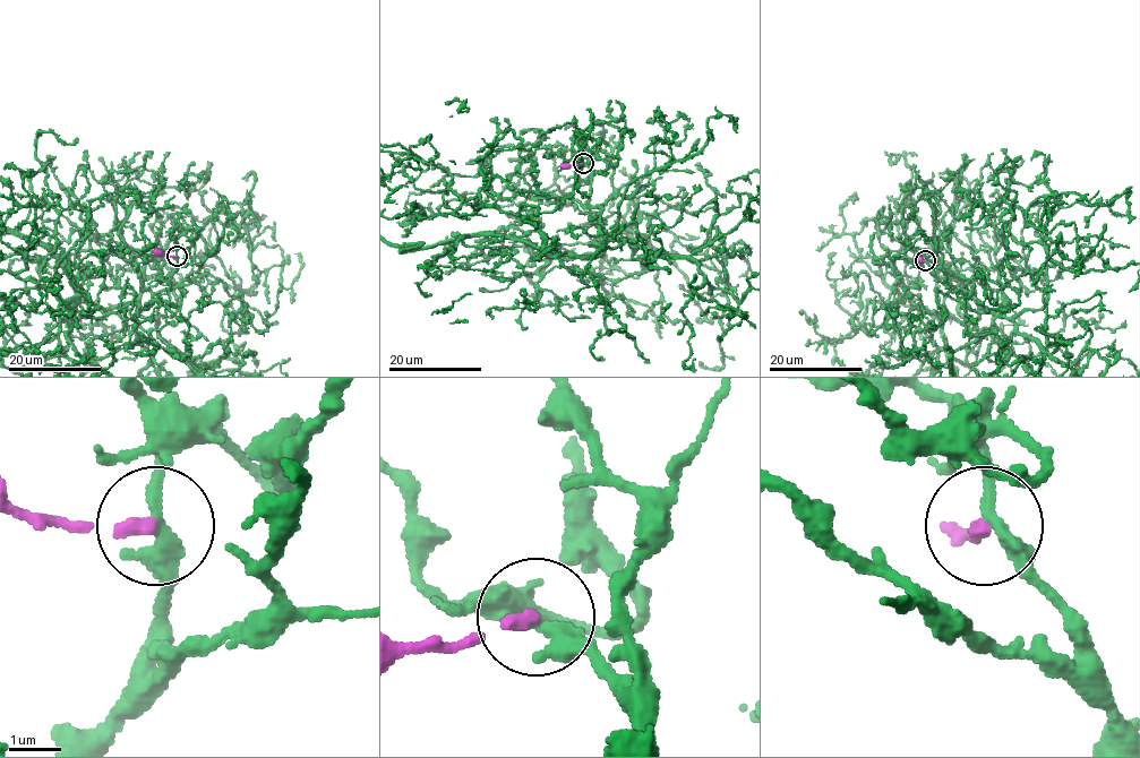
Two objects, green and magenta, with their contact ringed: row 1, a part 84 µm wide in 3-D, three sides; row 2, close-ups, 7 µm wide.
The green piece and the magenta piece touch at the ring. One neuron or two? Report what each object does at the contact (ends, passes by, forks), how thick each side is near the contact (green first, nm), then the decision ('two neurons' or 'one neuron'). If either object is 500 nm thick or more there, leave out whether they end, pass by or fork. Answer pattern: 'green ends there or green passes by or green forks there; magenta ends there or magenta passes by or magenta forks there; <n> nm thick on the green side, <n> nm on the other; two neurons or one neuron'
green passes by; magenta ends there; 240 nm thick on the green side, 240 nm on the other; two neurons

